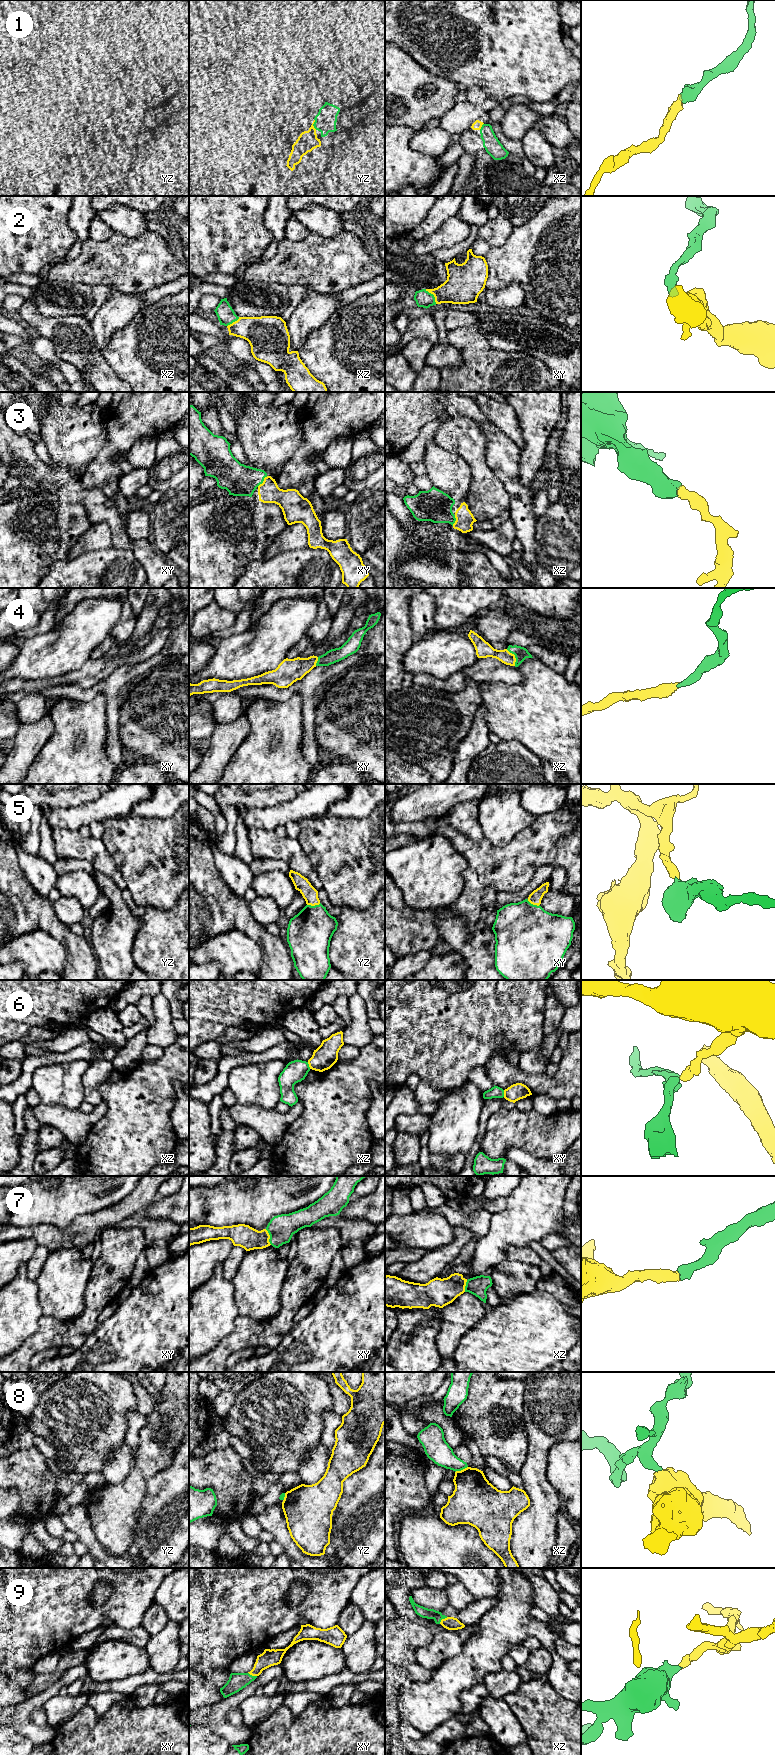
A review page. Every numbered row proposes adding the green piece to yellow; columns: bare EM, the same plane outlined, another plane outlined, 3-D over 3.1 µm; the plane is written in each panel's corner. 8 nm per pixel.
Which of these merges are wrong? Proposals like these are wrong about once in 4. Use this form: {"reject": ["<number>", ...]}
{"reject": ["6", "8"]}

